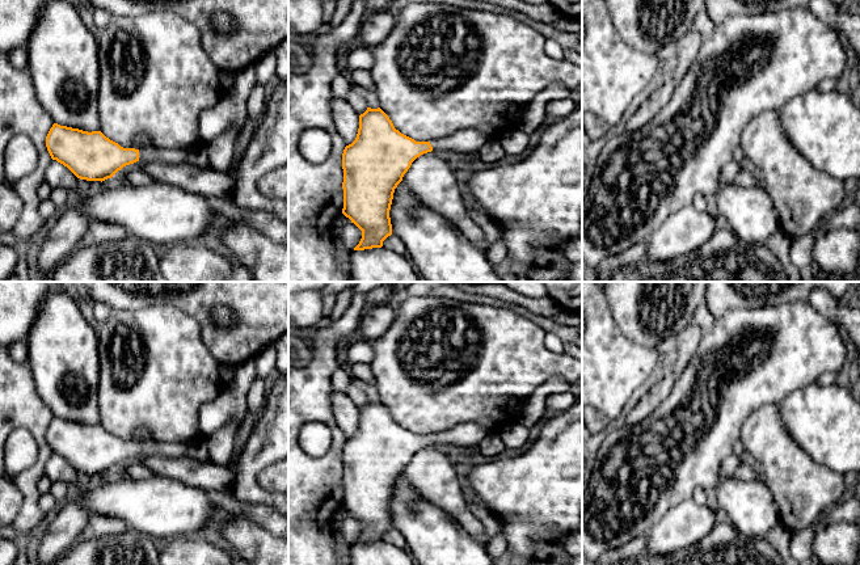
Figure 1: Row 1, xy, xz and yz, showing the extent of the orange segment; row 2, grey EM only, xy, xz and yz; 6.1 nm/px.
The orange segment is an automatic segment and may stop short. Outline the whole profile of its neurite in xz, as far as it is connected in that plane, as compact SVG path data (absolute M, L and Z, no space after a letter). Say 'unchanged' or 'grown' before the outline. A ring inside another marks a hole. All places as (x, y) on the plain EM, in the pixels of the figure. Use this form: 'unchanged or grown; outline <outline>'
grown; outline M367 401L359 409L359 422L355 434L346 439L342 447L342 507L362 524L362 532L354 544L381 541L383 535L392 528L389 503L393 486L417 451L433 443L469 447L480 444L488 434L486 429L468 422L446 431L416 435L396 423L389 410L380 401Z

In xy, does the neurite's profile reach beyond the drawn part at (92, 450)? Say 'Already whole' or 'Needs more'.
Needs more

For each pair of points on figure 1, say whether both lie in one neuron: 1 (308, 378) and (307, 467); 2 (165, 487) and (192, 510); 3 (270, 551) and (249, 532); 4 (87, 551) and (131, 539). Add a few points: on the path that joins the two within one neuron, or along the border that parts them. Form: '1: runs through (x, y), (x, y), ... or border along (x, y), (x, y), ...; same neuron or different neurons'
1: runs through (312, 403), (336, 430), (336, 450), (332, 454); same neuron
2: runs through (172, 493), (185, 506); same neuron
3: runs through (265, 548), (254, 538); same neuron
4: runs through (97, 551), (121, 549); same neuron

